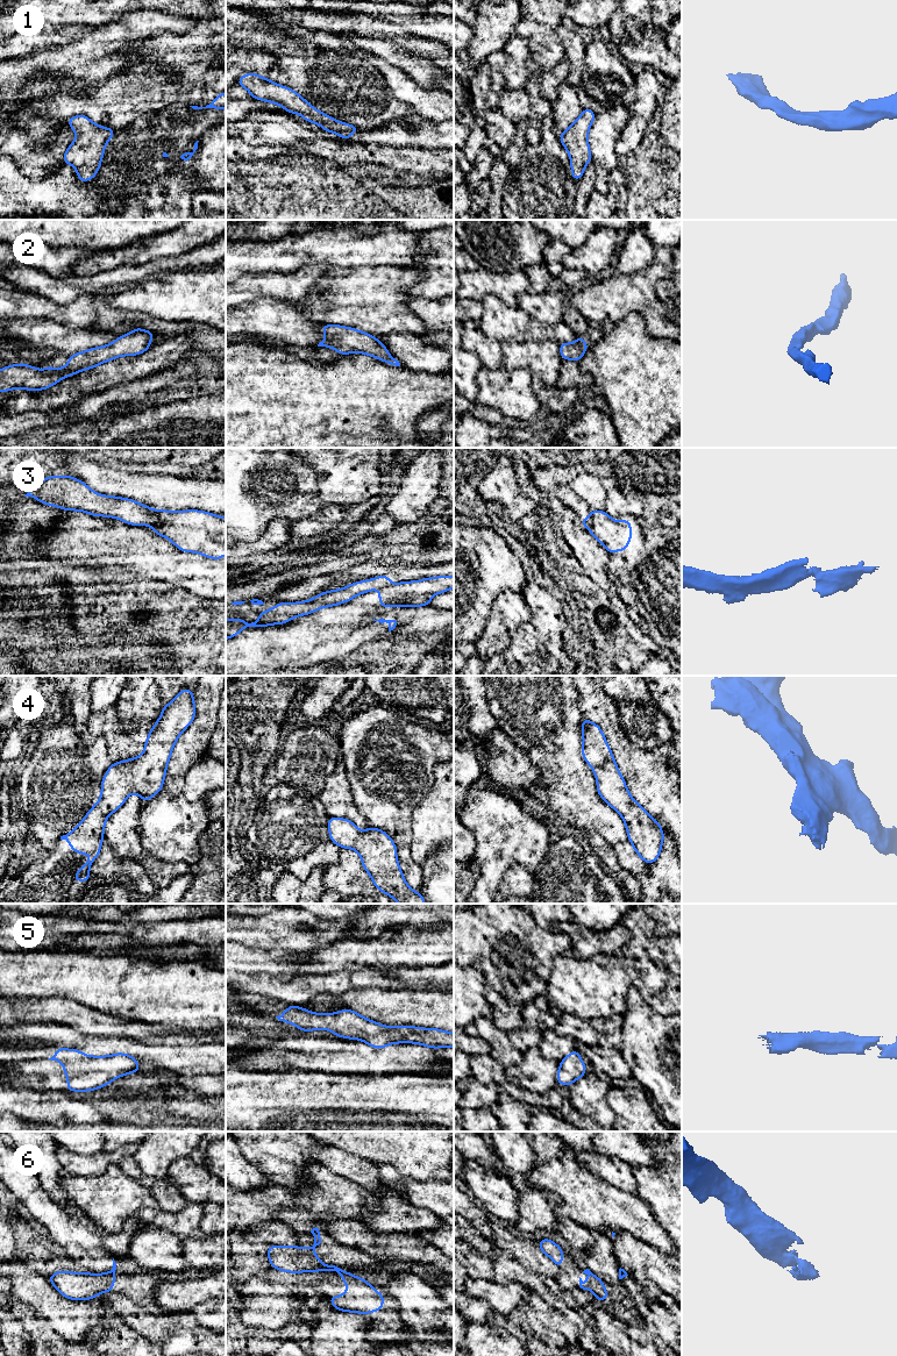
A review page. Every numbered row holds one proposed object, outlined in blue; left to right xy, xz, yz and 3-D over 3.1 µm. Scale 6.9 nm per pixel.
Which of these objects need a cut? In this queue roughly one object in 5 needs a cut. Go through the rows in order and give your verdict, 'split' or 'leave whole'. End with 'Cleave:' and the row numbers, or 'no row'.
1: leave whole
2: leave whole
3: split
4: leave whole
5: leave whole
6: split
Cleave: 3, 6

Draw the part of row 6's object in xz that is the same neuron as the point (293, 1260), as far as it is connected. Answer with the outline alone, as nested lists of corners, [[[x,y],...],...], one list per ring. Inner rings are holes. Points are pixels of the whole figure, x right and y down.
[[[313,1228],[311,1233],[314,1236],[314,1244],[305,1249],[300,1246],[284,1247],[284,1246],[268,1246],[268,1257],[271,1268],[291,1273],[298,1272],[318,1272],[318,1271],[335,1271],[342,1272],[344,1269],[341,1266],[325,1265],[314,1254],[316,1246],[321,1243],[319,1228]]]

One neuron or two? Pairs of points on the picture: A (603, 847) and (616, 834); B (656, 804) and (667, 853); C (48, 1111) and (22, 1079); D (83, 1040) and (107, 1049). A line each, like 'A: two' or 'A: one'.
A: two
B: two
C: two
D: one

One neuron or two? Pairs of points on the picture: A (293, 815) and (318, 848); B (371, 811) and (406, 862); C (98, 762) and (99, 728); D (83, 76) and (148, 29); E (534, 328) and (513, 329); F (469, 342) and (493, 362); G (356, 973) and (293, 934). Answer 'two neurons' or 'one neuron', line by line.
A: one neuron
B: one neuron
C: two neurons
D: one neuron
E: two neurons
F: one neuron
G: two neurons

